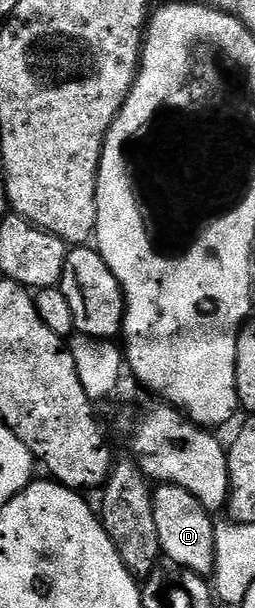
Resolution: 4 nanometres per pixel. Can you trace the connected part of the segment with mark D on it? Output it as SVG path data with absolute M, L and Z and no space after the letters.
M161 484L152 491L155 530L158 533L160 553L177 566L182 566L182 571L192 572L202 576L208 575L213 569L213 540L215 525L211 519L210 511L201 505L191 492L178 486Z

